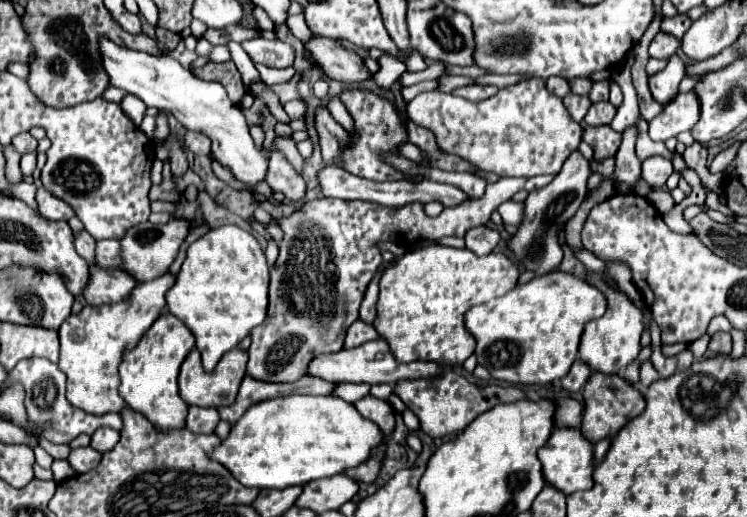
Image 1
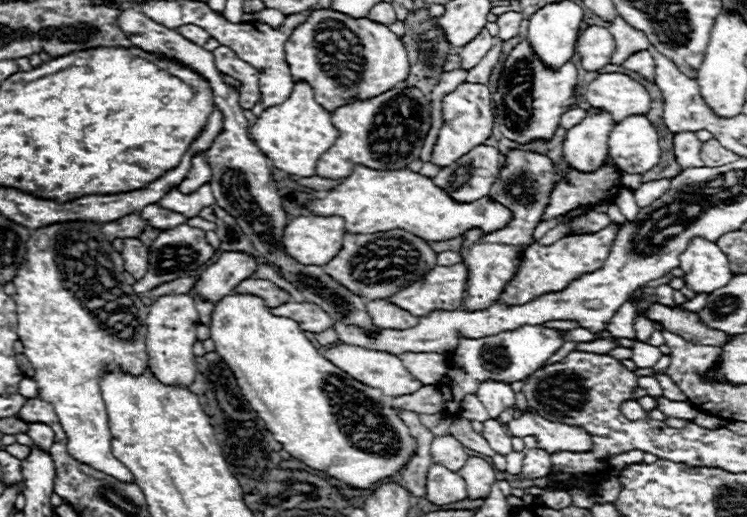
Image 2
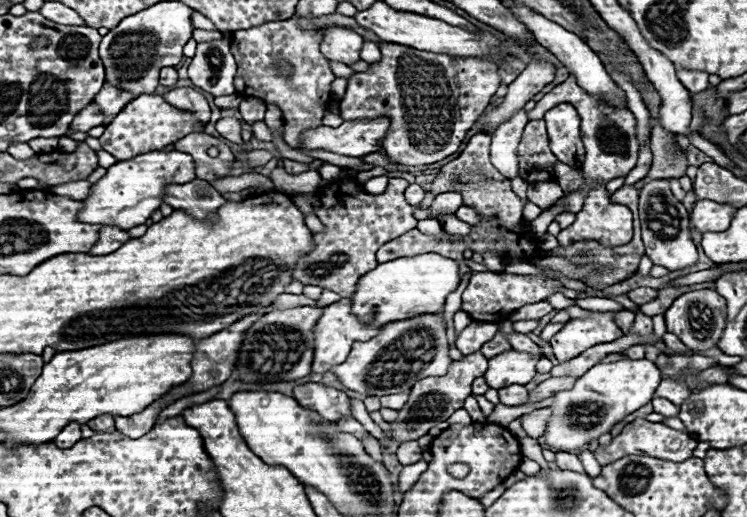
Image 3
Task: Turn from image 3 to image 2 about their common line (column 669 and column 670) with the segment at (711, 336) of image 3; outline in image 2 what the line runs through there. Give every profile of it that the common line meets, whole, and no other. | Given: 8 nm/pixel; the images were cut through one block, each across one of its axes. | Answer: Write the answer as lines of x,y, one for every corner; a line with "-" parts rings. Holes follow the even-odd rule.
652,302
646,312
650,320
660,322
666,330
686,338
688,342
702,342
706,346
724,346
730,340
730,336
704,326
698,314
690,314
680,308
668,308
658,302

